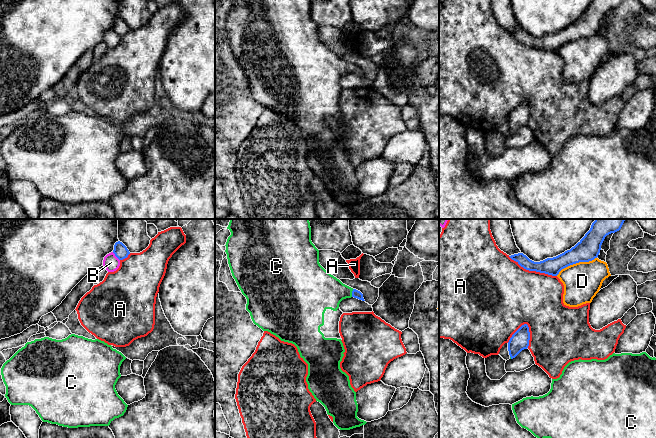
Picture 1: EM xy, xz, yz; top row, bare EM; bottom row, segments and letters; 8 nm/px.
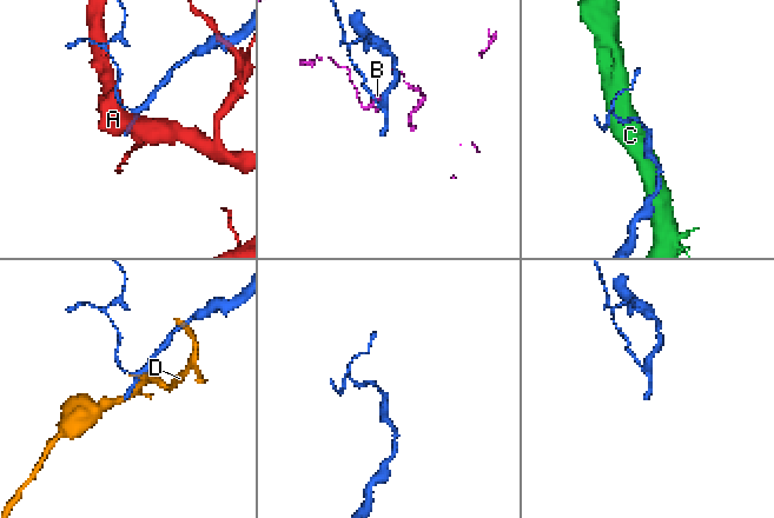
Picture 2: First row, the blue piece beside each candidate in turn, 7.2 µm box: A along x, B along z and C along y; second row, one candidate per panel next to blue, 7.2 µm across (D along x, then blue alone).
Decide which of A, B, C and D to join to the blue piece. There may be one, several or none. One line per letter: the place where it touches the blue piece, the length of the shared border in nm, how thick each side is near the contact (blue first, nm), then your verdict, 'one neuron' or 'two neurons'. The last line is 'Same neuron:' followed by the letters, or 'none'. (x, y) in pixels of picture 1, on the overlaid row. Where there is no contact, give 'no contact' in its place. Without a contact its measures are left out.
A: yz (532, 270) | 420 nm | 140/460 nm | two neurons
B: xy (115, 255) | 90 nm | 110/120 nm | two neurons
C: xz (352, 293) | 70 nm | 70/300 nm | one neuron
D: yz (576, 262) | 360 nm | 180/300 nm | two neurons
Same neuron: C

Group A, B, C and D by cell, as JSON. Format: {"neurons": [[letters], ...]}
{"neurons": [["A"], ["B", "D"], ["C"]]}

